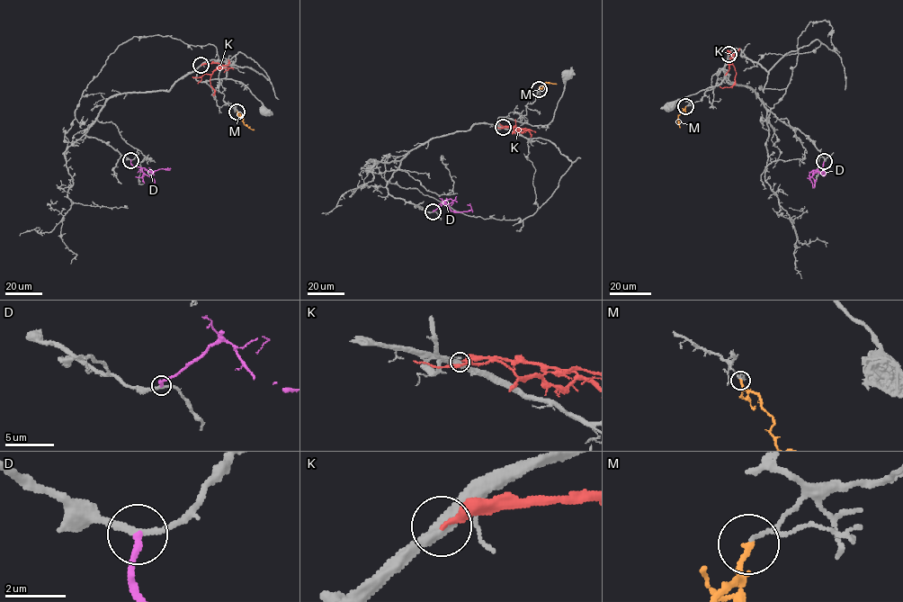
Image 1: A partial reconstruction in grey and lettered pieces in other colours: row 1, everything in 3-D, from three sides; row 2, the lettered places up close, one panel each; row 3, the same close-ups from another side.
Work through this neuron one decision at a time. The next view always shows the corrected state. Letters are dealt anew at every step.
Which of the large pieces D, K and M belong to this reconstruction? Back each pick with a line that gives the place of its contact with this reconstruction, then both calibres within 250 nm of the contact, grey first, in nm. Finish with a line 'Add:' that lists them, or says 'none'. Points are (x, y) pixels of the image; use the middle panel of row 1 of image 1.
D: meets grey at (433, 211); 200 nm thick on the grey side, 200 nm on the other
Add: D

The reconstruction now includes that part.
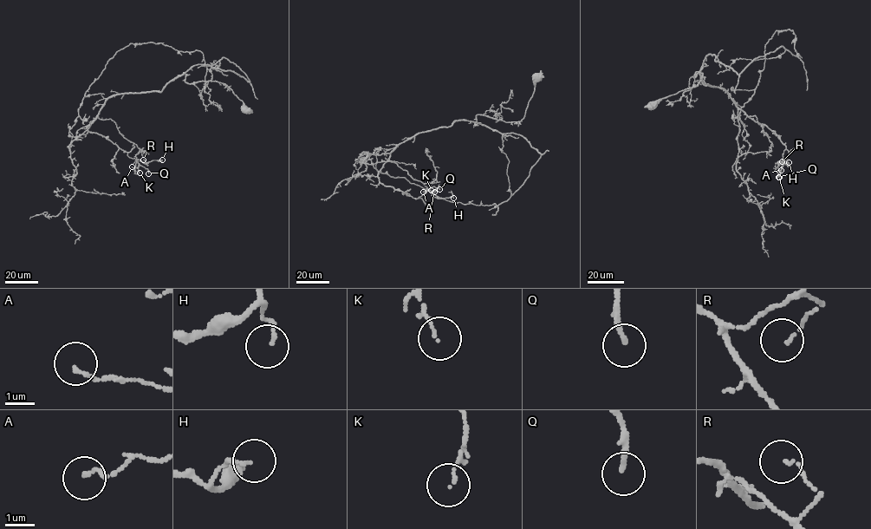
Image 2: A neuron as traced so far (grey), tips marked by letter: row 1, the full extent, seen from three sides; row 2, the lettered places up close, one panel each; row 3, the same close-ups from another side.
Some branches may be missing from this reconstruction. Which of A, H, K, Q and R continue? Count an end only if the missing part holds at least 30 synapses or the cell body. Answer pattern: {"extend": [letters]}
{"extend": []}

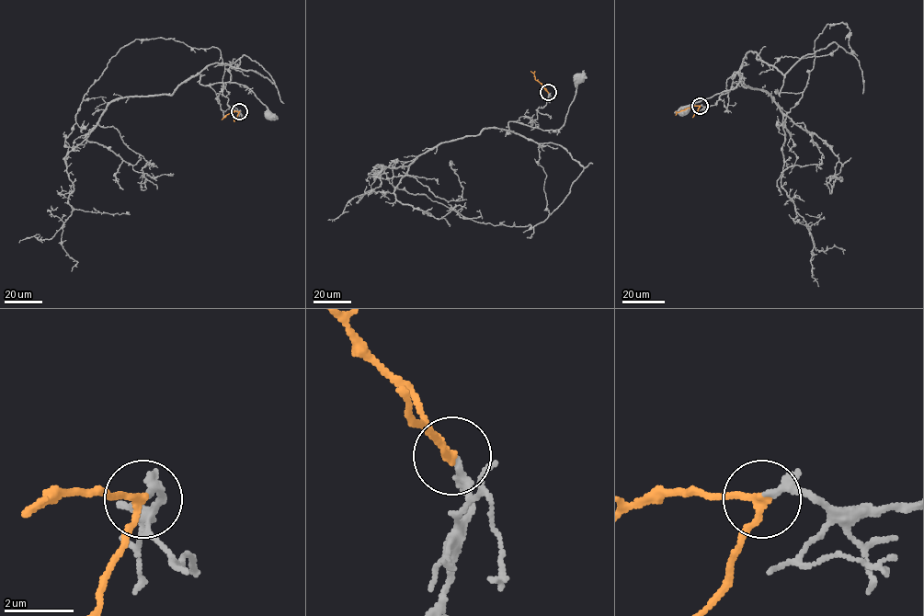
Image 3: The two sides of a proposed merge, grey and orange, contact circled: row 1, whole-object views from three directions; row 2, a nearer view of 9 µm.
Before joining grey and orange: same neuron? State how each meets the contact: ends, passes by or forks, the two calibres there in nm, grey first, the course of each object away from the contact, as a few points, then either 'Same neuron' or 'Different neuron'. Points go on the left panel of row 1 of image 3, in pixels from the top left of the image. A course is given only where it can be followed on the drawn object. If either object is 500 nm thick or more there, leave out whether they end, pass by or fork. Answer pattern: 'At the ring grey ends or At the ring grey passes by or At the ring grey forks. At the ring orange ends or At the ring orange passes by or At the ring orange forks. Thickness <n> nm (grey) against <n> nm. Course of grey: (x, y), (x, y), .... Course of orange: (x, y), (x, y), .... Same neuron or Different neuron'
At the ring grey passes by. At the ring orange passes by. Thickness 150 nm (grey) against 200 nm. Course of grey: (239, 111), (230, 108), (228, 98), (222, 94), (222, 82), (245, 85), (268, 108), (268, 116). Course of orange: (239, 111), (230, 113), (222, 119). Same neuron

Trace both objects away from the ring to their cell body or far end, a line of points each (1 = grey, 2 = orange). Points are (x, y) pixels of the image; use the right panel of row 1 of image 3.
1: (700, 106), (716, 103), (729, 92), (735, 74), (742, 74), (731, 89), (682, 111)
2: (700, 106), (692, 106), (675, 115)

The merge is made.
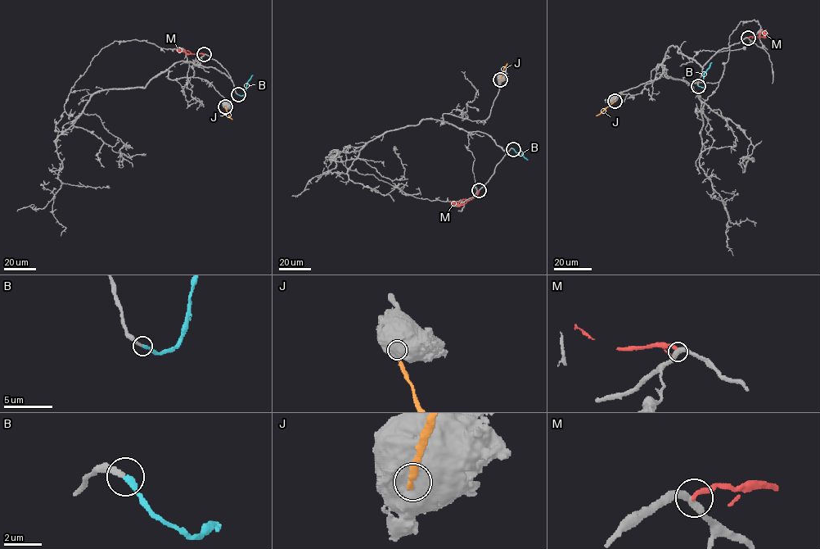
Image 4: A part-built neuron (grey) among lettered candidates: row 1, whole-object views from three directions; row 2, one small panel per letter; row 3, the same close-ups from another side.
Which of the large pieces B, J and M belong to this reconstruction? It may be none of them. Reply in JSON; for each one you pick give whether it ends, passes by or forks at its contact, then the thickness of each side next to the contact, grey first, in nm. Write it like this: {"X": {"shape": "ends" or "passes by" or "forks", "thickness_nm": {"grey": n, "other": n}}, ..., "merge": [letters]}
{"B": {"shape": "ends", "thickness_nm": {"grey": 240, "other": 240}}, "merge": ["B"]}

